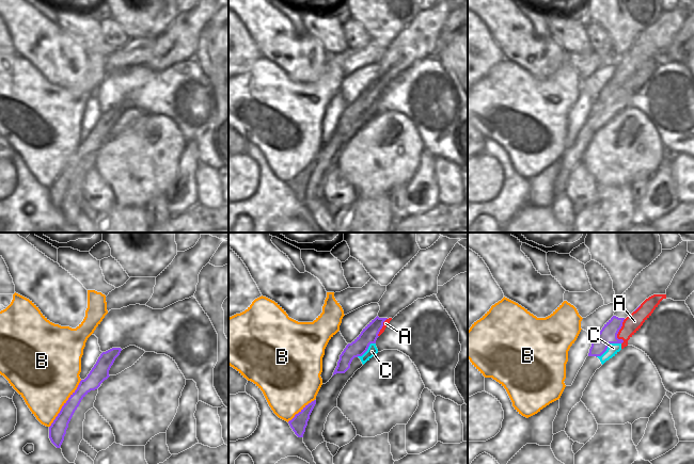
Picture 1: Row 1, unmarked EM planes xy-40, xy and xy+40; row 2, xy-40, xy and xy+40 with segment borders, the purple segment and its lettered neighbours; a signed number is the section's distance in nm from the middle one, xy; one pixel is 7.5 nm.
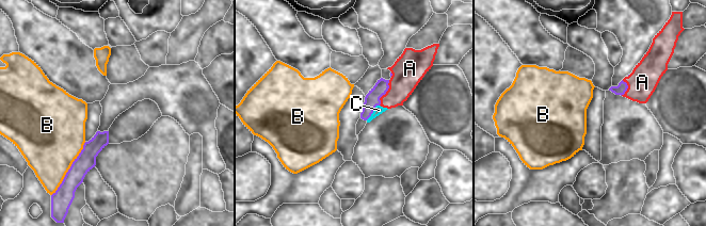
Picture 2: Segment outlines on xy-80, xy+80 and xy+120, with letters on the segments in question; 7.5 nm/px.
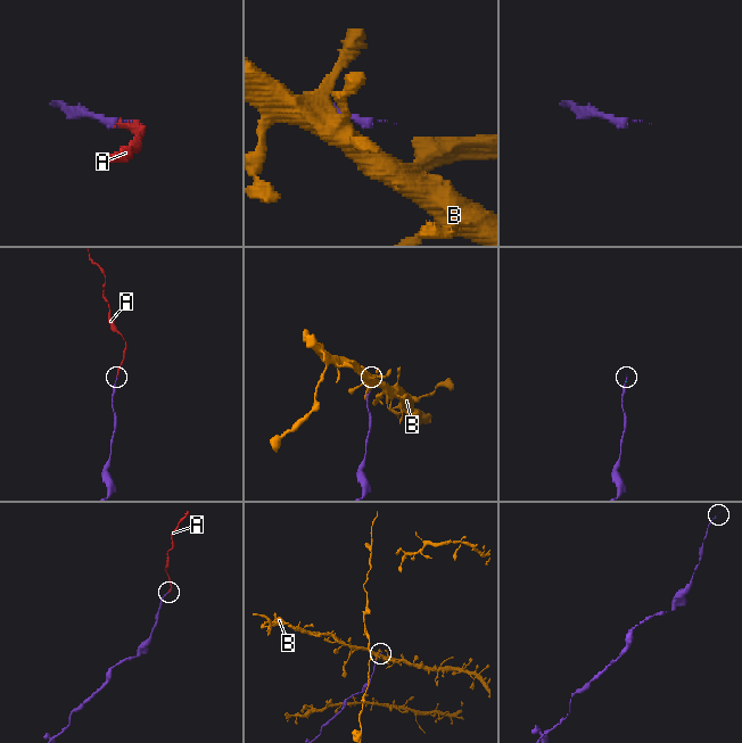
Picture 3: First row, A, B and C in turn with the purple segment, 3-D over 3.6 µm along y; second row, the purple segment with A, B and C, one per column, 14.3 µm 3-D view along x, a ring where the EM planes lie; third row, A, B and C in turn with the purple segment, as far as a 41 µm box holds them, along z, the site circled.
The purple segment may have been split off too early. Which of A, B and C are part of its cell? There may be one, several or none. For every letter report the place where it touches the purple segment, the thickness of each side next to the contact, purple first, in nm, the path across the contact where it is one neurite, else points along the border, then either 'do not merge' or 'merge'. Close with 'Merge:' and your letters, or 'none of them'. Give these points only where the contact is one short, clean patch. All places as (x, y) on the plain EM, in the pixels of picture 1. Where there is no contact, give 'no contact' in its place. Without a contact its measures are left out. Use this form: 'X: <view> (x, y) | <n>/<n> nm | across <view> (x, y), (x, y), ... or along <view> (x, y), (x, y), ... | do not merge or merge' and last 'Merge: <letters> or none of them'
A: xy+40 (617, 94) | 130/120 nm | do not merge
B: xy-40 (65, 164) | 130/460 nm | do not merge
C: xy+40 (608, 107) | 130/80 nm | along xy+40 (620, 104), (611, 104), (600, 116), (596, 117) | do not merge
Merge: none of them

